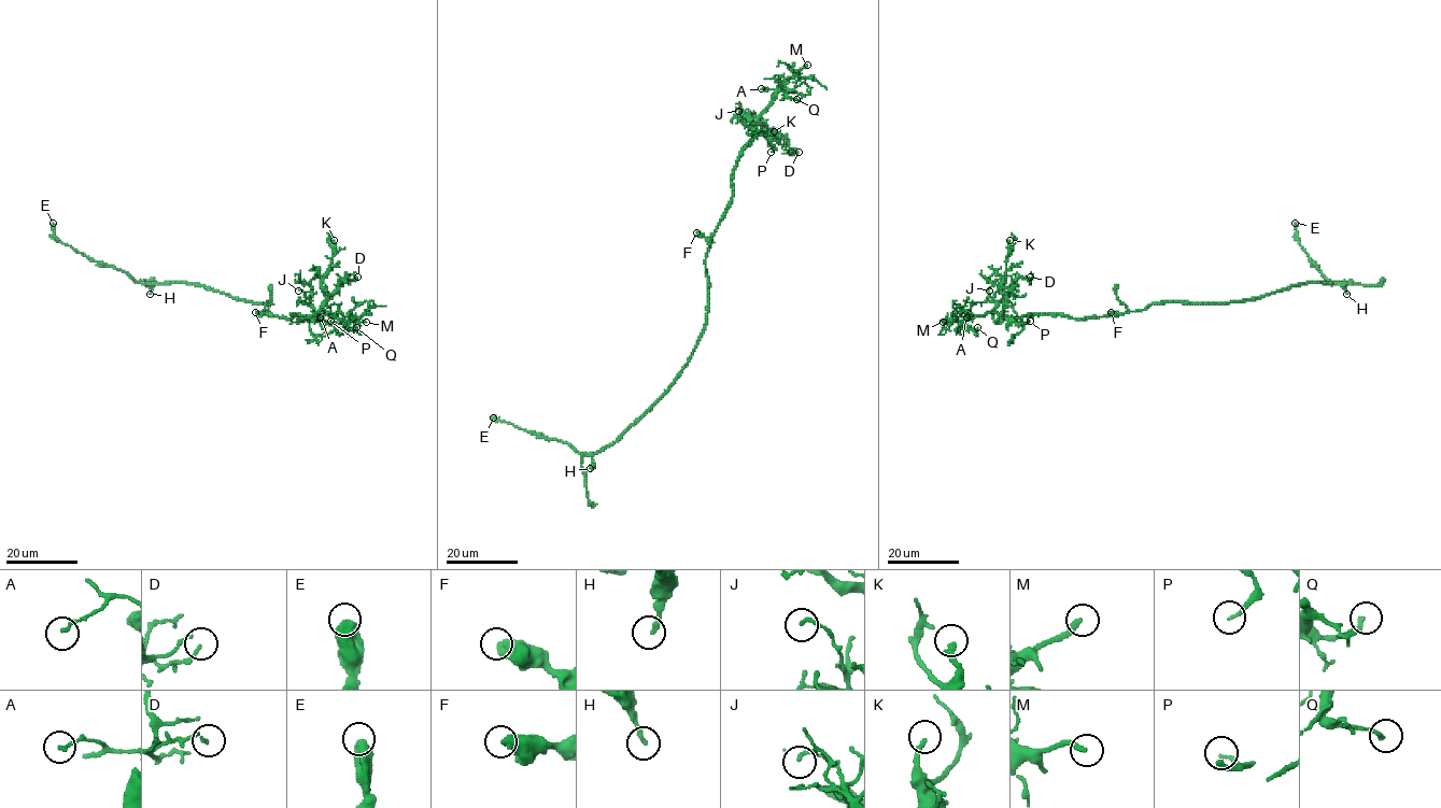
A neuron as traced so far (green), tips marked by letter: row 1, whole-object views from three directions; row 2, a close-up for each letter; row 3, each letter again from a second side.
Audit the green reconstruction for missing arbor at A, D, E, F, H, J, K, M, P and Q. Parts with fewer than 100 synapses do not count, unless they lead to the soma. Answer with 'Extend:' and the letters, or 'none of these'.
Extend: M

